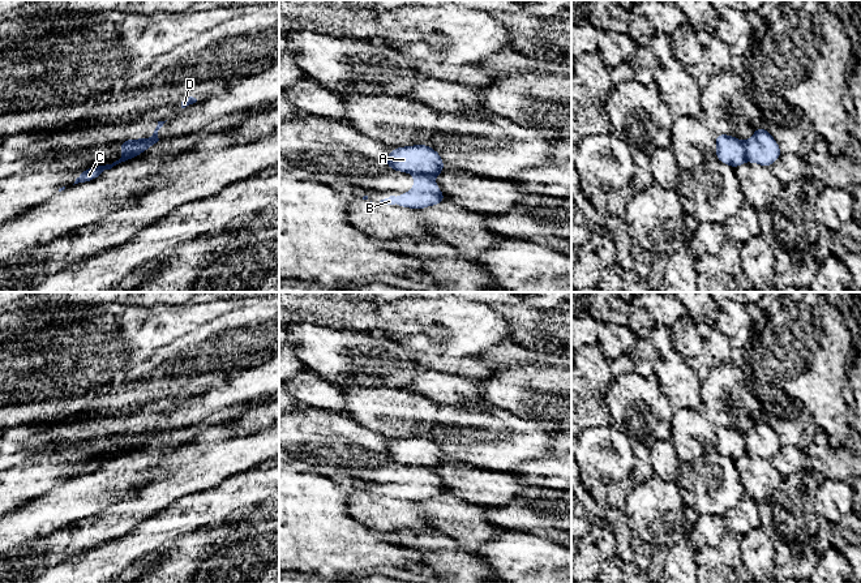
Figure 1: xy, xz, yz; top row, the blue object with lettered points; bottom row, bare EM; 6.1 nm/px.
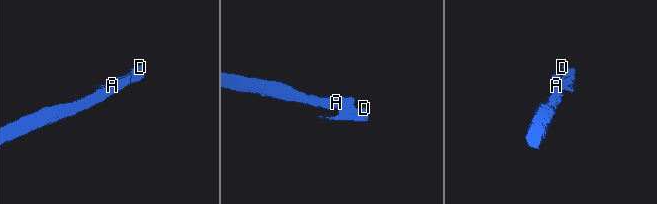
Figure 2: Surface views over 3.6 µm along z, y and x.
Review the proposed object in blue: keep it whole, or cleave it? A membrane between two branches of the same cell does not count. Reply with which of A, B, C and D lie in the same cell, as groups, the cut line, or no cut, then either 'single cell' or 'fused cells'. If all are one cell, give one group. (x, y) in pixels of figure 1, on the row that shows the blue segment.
A C / B D; cut in xz along (414, 174), (433, 176); fused cells

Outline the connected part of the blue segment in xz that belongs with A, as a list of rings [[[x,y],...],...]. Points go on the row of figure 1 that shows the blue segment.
[[[425,143],[393,149],[384,162],[393,171],[412,175],[436,176],[444,172],[442,158]]]

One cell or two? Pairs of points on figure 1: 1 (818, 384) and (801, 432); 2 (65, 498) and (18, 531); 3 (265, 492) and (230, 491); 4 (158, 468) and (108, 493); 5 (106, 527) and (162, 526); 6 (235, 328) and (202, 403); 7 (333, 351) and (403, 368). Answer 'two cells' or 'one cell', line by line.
1: two cells
2: one cell
3: one cell
4: two cells
5: two cells
6: two cells
7: one cell

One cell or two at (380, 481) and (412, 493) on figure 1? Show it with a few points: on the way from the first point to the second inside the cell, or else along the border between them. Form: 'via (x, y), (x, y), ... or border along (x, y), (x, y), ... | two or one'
via (388, 481), (401, 481), (405, 485) | one

